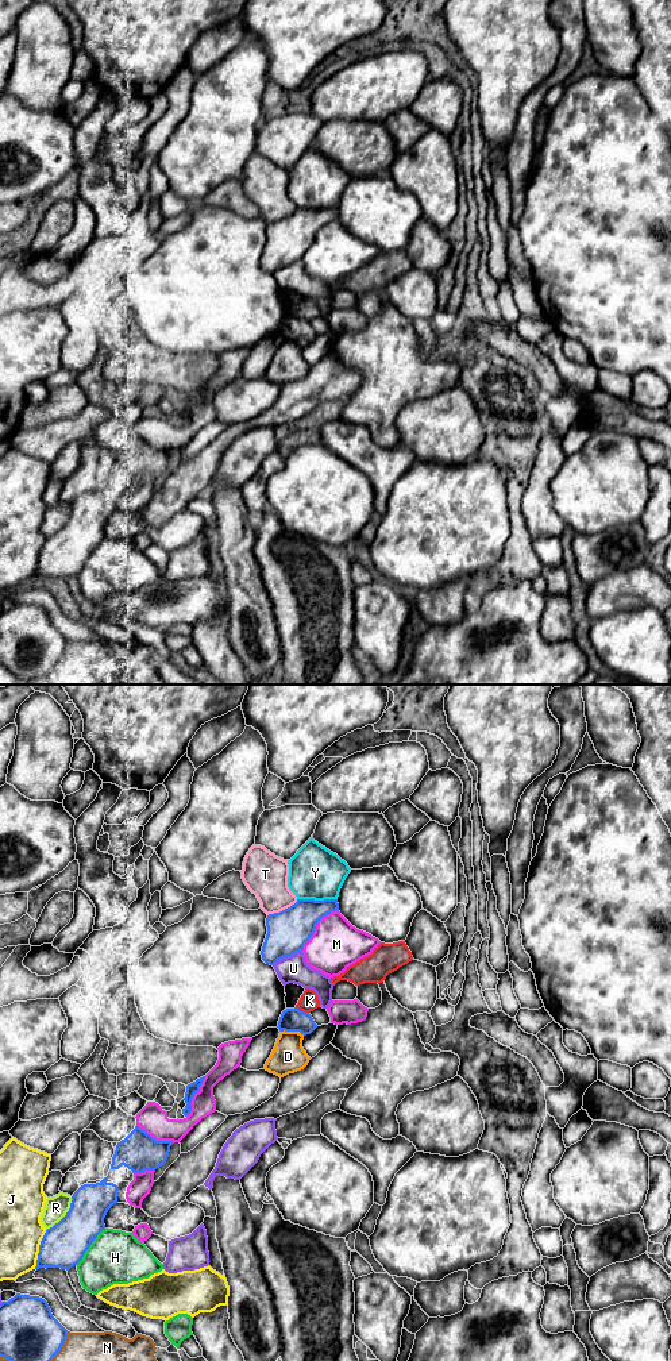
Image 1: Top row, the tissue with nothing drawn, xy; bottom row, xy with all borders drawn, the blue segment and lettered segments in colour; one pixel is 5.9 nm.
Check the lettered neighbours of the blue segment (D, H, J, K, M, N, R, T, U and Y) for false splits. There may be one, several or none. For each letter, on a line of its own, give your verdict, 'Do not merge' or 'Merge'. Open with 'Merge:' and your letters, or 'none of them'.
Merge: none of them
D: Do not merge
H: Do not merge
J: Do not merge
K: Do not merge
M: Do not merge
N: Do not merge
R: Do not merge
T: Do not merge
U: Do not merge
Y: Do not merge

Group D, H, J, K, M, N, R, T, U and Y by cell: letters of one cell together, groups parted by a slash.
D K / H / J / M / N / R / T / U / Y

